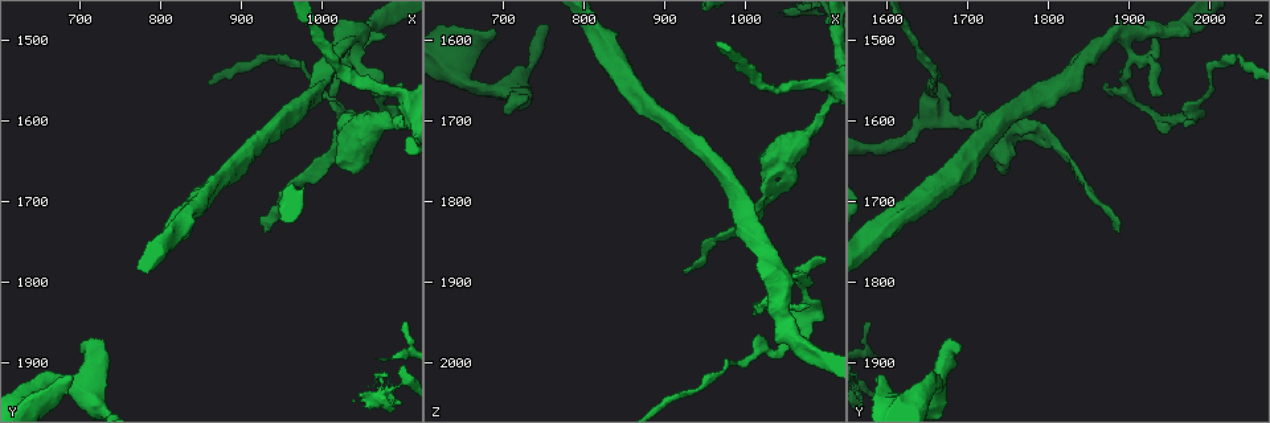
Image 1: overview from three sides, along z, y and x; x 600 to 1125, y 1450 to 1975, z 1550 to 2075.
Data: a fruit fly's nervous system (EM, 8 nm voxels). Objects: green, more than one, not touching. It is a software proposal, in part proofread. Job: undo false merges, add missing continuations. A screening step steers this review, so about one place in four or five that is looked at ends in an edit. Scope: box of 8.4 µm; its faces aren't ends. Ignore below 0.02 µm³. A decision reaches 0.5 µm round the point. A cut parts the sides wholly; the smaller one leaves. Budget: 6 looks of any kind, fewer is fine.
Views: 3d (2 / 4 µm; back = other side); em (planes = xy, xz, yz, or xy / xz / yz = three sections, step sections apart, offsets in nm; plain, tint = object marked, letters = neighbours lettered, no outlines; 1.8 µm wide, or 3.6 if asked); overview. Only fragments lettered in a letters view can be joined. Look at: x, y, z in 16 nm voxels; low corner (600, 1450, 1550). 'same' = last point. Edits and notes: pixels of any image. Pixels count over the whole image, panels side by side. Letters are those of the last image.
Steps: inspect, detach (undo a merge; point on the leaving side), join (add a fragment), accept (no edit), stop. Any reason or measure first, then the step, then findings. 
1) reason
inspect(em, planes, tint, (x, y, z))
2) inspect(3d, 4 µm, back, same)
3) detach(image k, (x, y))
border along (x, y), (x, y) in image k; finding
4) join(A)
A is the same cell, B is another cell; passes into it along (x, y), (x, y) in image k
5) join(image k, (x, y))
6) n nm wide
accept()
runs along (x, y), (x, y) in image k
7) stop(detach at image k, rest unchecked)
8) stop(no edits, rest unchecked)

stops while still wide
inspect(3d, 2 µm, (705, 1880, 1690))

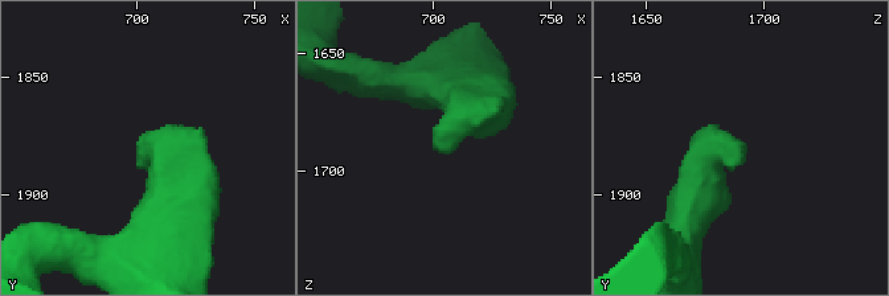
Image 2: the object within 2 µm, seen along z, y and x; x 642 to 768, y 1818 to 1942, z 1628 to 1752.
now the EM
inspect(em, 3.6 µm, yz, step 4, tint, (706, 1883, 1692))

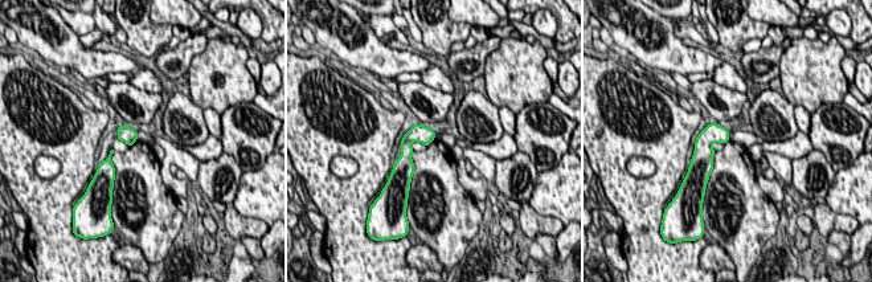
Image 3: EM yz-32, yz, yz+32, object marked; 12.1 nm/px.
cut it another way
inspect(em, 3.6 µm, planes, letters, same)

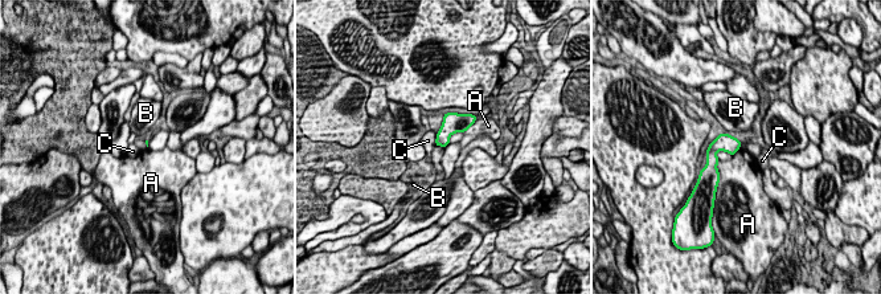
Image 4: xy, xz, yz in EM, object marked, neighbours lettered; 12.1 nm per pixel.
accept()
A, B and C are other cells; border along (718, 160), (718, 184), (716, 187) in image 4; no lettered fragment goes on from it

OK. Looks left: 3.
branch stops here
inspect(em, planes, tint, (690, 1920, 1590))

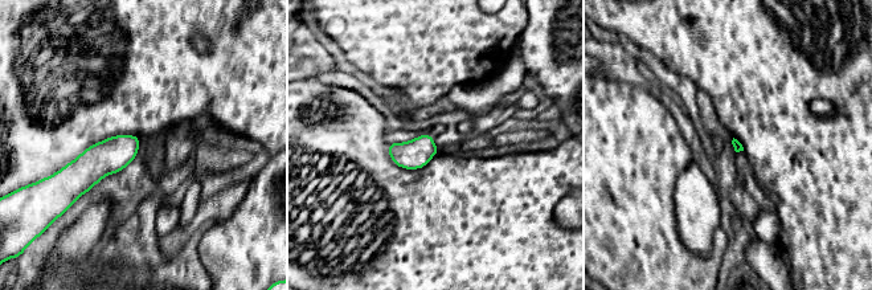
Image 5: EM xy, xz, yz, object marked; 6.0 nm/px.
inspect(em, planes, letters, same)

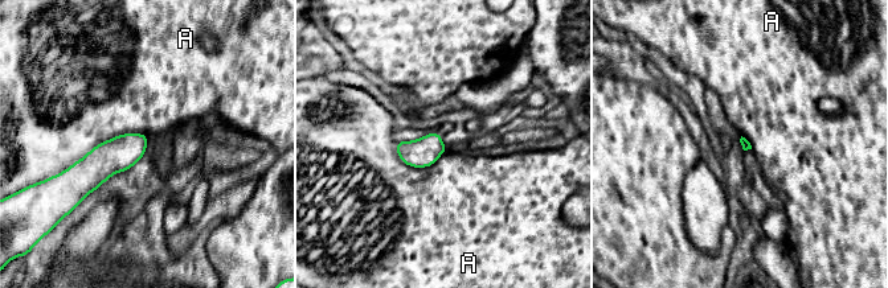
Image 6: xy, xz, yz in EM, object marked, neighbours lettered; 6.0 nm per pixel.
accept()
A is another cell; border along (146, 134), (99, 142), (60, 173) in image 6; none of them fits

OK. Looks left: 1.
stop(no edits, rest unchecked)

